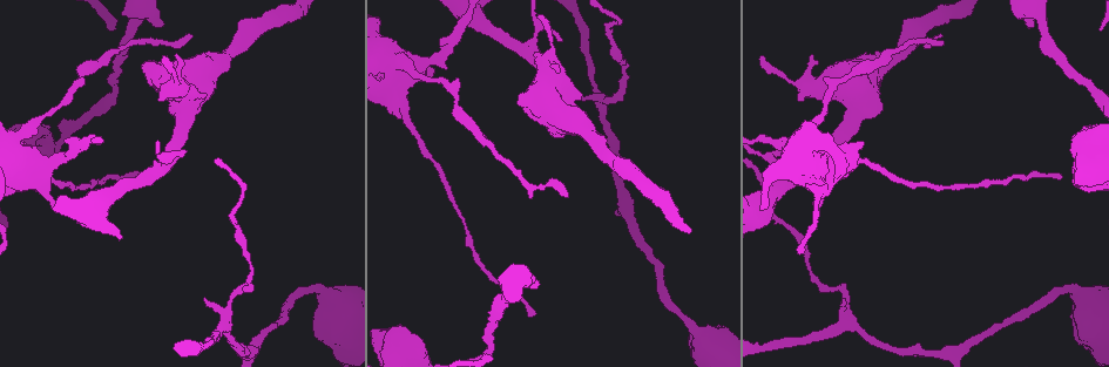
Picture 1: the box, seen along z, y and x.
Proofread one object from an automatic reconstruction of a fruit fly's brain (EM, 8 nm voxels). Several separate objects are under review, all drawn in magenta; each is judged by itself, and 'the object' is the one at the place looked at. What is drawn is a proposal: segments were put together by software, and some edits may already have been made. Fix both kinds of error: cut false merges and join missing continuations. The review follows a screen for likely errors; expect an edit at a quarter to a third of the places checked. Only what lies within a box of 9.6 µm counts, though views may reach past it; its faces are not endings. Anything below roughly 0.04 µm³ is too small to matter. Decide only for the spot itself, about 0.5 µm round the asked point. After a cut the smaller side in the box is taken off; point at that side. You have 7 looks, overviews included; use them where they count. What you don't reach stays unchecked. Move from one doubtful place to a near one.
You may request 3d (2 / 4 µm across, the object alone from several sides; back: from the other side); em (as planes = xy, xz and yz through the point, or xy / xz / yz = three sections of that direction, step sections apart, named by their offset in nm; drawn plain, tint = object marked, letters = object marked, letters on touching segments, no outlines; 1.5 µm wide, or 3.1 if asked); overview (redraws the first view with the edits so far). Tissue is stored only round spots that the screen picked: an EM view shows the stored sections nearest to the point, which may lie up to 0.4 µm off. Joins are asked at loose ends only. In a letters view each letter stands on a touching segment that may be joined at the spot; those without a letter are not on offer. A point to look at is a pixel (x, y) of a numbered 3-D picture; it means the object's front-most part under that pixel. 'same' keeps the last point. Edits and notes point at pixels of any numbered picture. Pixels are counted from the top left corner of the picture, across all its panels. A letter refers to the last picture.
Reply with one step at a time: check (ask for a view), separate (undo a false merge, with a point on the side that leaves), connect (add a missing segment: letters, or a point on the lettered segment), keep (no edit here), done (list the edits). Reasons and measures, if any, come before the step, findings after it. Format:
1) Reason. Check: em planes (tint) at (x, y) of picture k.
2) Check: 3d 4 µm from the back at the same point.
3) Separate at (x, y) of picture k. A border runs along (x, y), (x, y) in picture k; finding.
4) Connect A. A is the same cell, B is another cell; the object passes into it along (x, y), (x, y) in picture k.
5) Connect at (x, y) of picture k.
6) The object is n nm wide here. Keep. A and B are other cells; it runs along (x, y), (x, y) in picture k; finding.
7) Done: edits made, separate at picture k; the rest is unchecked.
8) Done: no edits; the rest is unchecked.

Stops while still wide. Check: em yz step 8 (letters) at (398, 116) of picture 1.

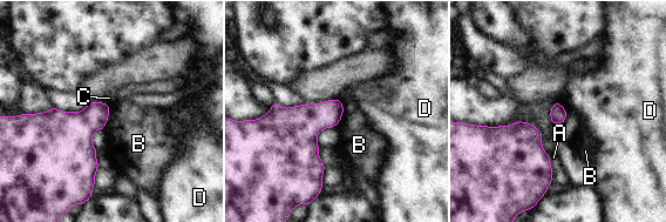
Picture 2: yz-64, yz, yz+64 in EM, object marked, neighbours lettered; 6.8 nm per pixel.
Keep. A, B, C and D are other cells; a border runs along (110, 105), (108, 120), (103, 128) in picture 2; none of them fits.

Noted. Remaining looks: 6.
Long arm stops here. Check: 3d 2 µm at (942, 37) of picture 1.

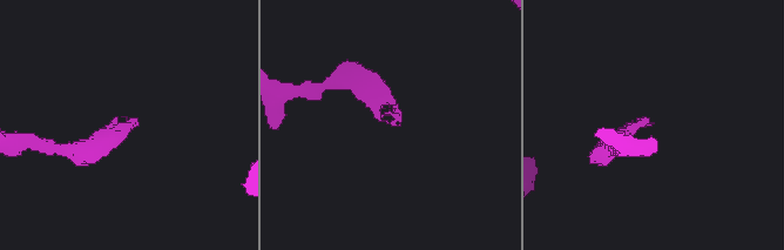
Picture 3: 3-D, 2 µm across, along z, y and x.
Check: em xy step 4 (tint) at (650, 124) of picture 3.

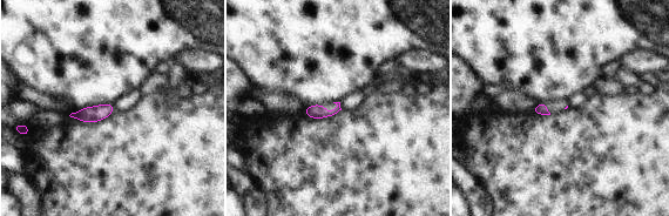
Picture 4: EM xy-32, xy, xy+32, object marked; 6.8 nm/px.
Cut it another way. Check: em planes (letters) at the same point.

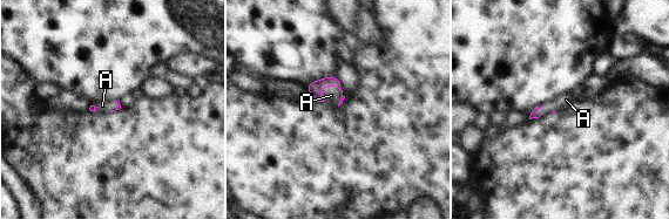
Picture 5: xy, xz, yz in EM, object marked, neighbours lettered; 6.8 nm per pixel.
Connect A. A is the same cell; the object passes into it along (315, 87), (331, 86), (331, 95) in picture 5; the neuron continues.

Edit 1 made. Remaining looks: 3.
Done: edits made, connect at picture 5; the rest is unchecked.

